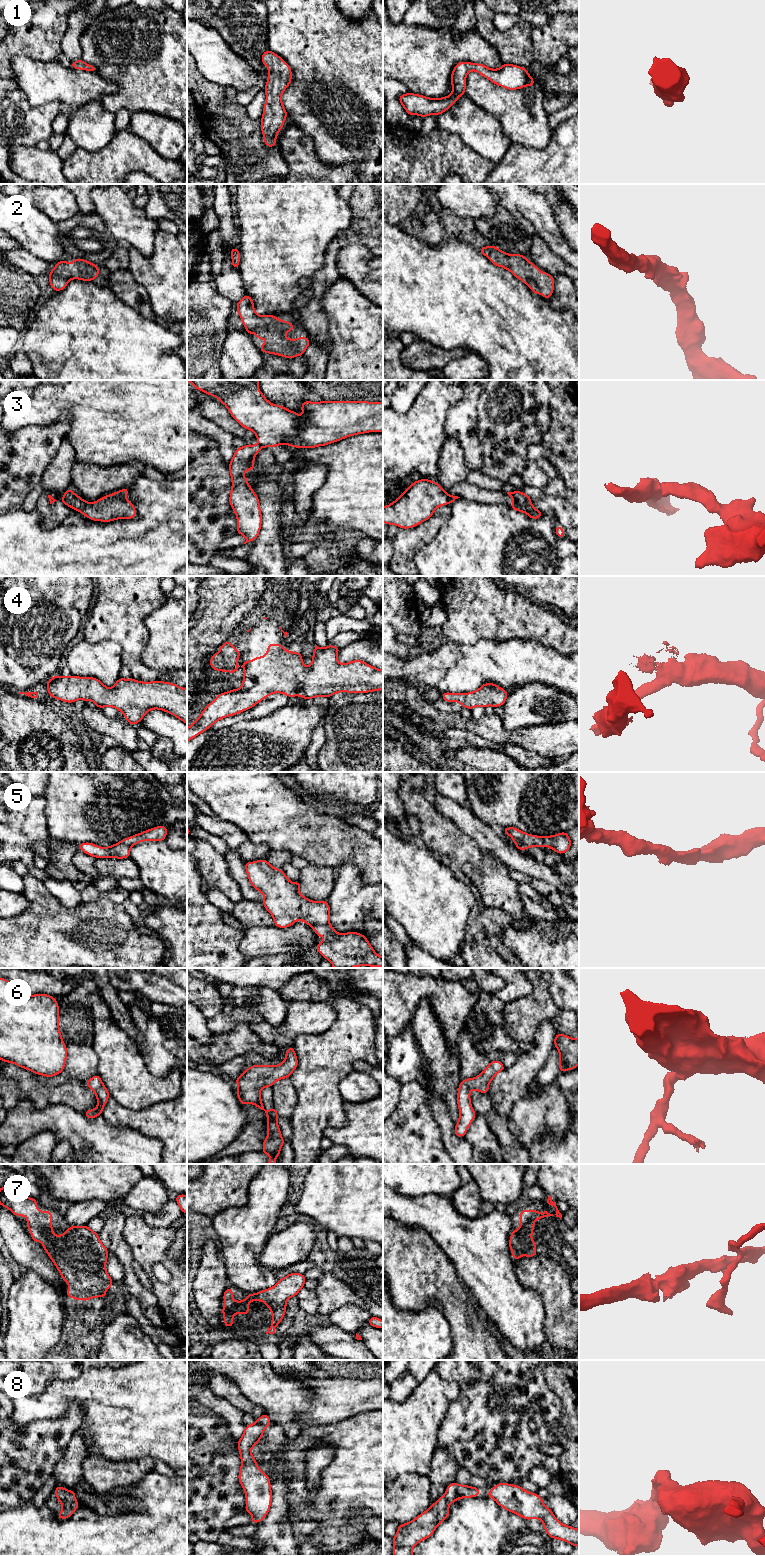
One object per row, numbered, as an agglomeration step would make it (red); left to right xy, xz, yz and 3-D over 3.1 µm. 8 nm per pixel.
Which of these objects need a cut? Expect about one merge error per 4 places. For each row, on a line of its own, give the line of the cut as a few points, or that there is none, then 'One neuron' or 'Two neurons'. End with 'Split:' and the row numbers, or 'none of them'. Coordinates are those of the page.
1: No split. One neuron
2: No split. One neuron
3: Split along xz (259, 444), (261, 447). Two neurons
4: No split. One neuron
5: No split. One neuron
6: No split. One neuron
7: No split. One neuron
8: No split. One neuron
Split: 3

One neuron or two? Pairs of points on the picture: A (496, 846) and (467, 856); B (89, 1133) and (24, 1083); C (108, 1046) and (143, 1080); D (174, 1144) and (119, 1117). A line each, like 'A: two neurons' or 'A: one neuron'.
A: two neurons
B: two neurons
C: one neuron
D: one neuron

